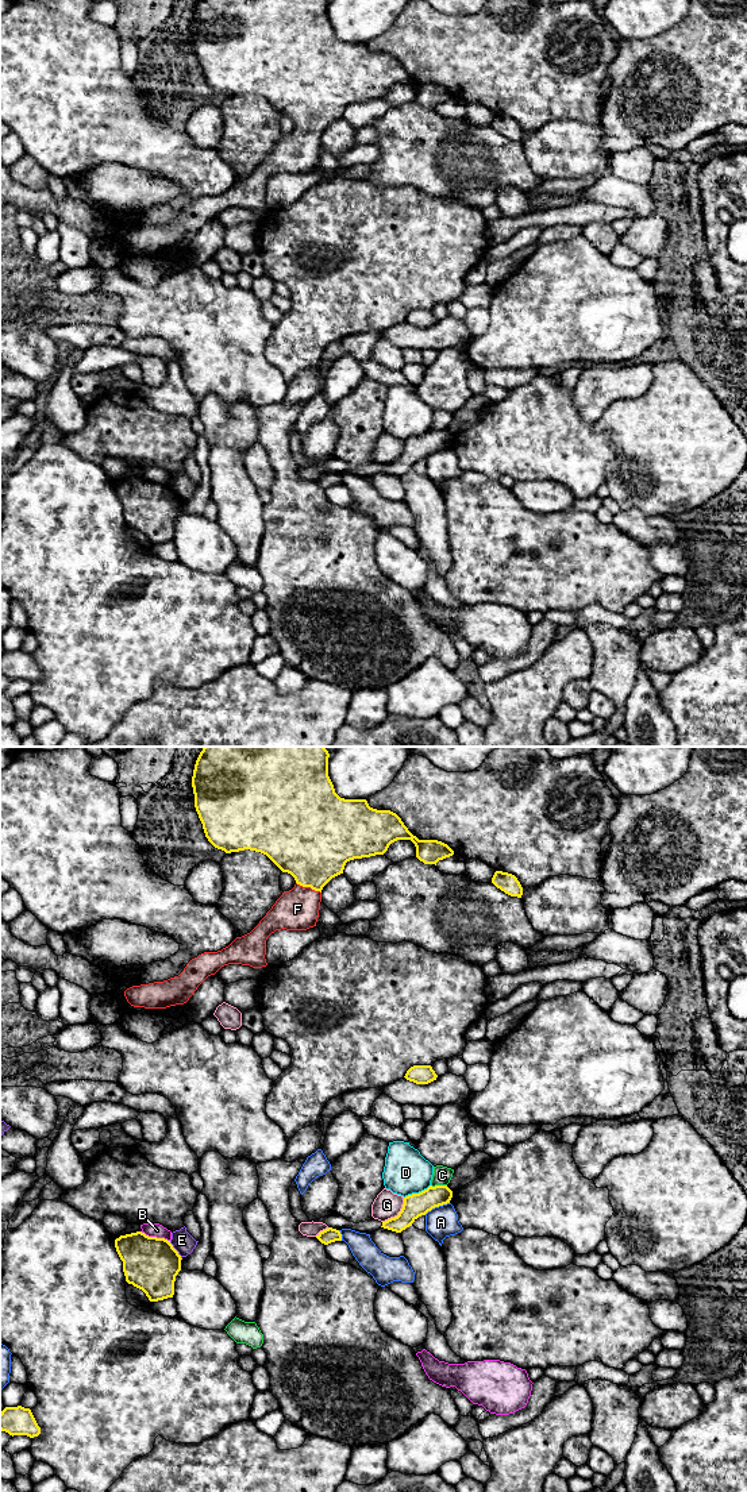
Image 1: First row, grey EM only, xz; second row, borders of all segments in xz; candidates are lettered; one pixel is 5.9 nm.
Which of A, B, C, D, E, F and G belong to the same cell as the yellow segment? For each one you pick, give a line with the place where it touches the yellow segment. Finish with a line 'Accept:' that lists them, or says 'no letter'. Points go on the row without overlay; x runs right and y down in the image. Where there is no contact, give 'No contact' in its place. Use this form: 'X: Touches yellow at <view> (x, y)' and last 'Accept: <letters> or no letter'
F: Touches yellow at xz (308, 130)
Accept: F

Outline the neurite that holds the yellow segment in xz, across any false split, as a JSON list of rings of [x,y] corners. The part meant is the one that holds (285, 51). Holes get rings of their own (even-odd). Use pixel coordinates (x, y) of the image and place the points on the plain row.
[[[199,0],[195,8],[192,31],[195,51],[203,68],[208,85],[226,97],[244,93],[266,99],[282,116],[290,117],[296,128],[284,135],[259,167],[247,178],[236,181],[228,190],[217,196],[204,196],[192,203],[184,215],[163,225],[132,230],[124,235],[127,246],[134,251],[166,252],[184,248],[197,231],[222,211],[228,208],[266,211],[266,184],[276,174],[307,174],[316,170],[323,131],[335,120],[343,117],[347,105],[384,99],[397,84],[411,84],[416,90],[416,101],[424,108],[435,108],[450,101],[454,95],[438,84],[419,84],[390,54],[377,54],[366,43],[340,42],[328,20],[330,0]]]

